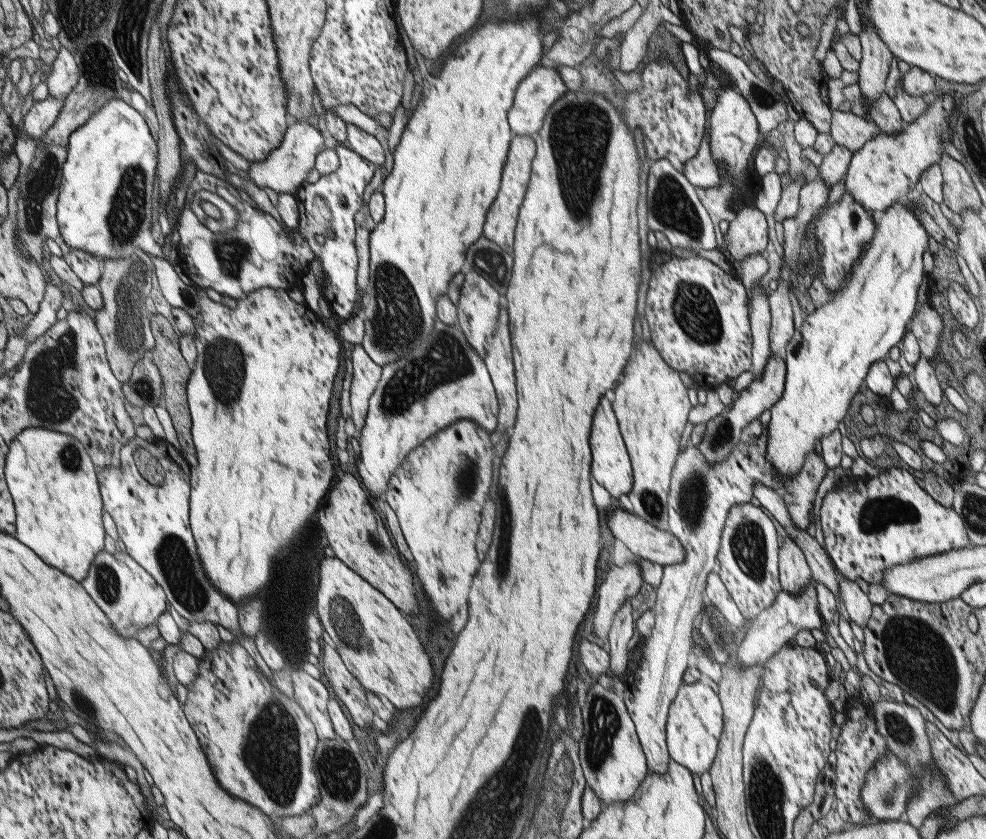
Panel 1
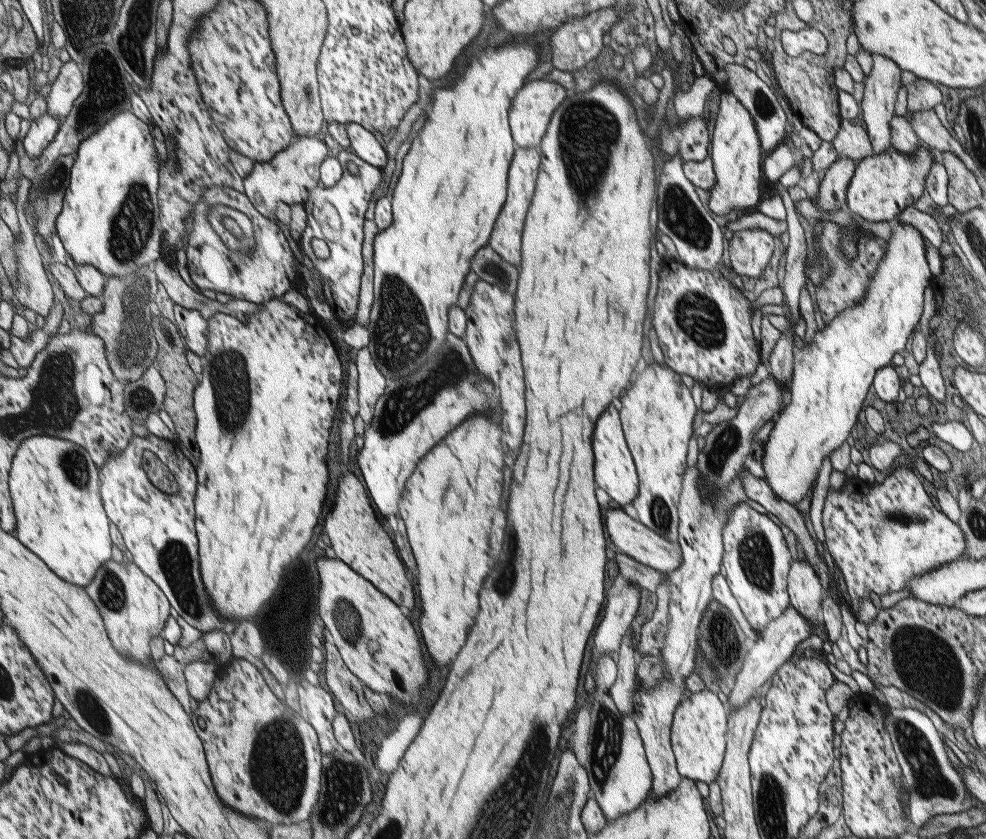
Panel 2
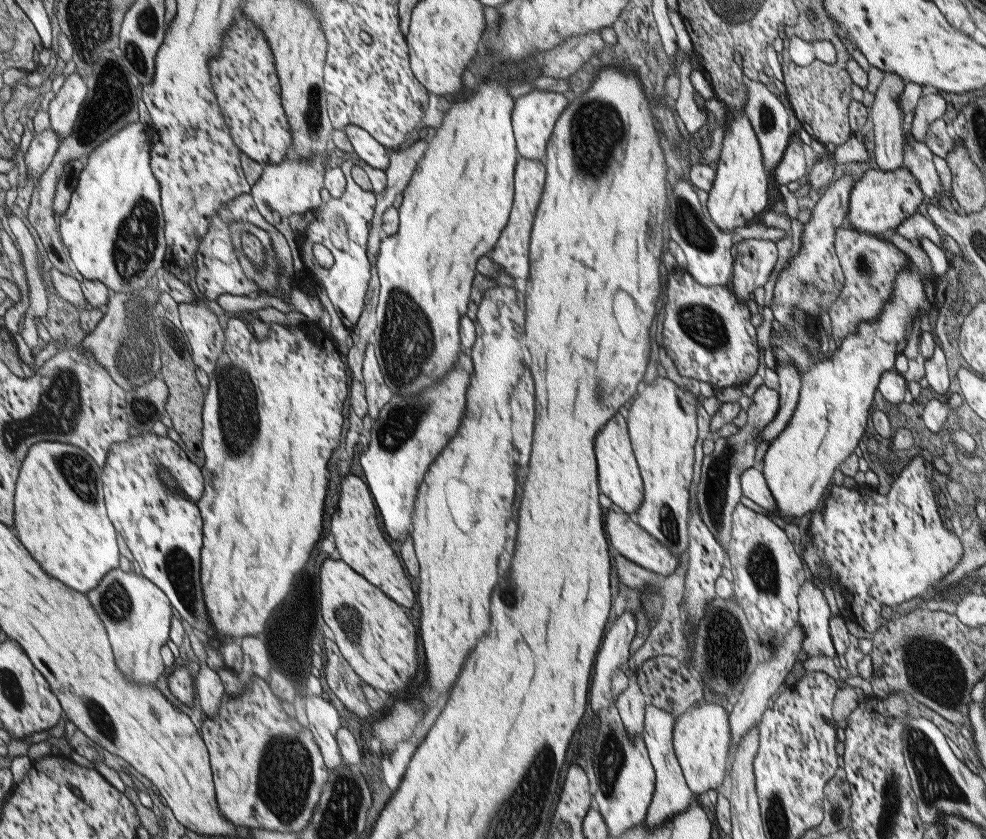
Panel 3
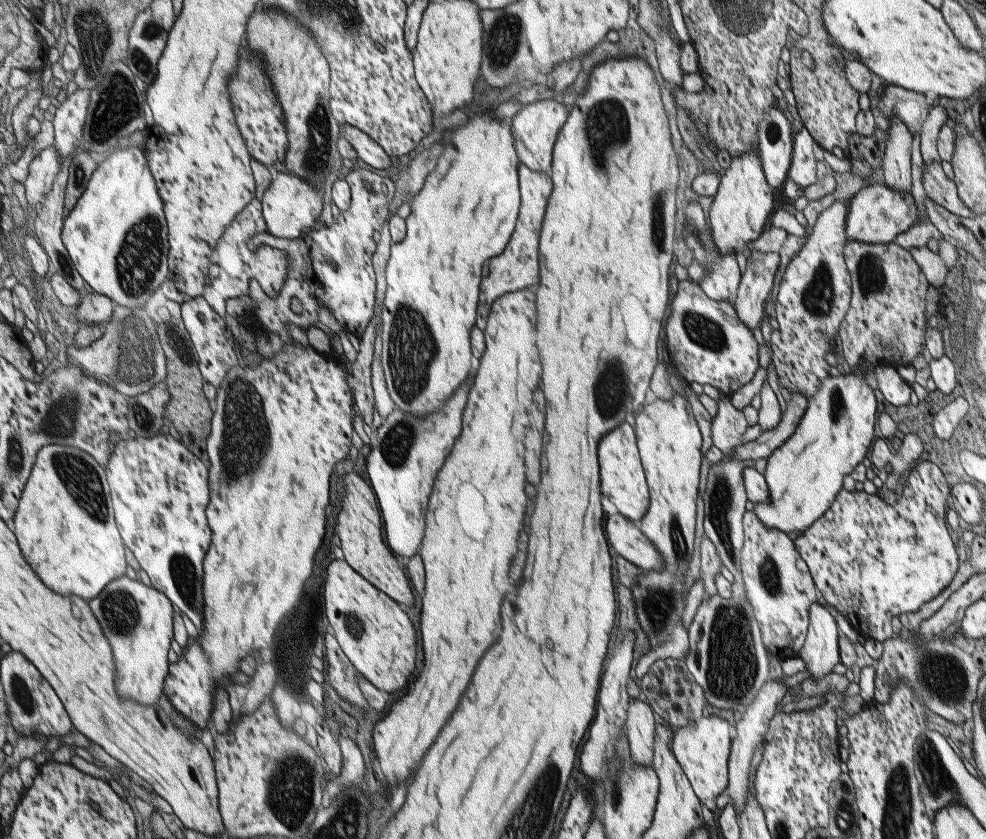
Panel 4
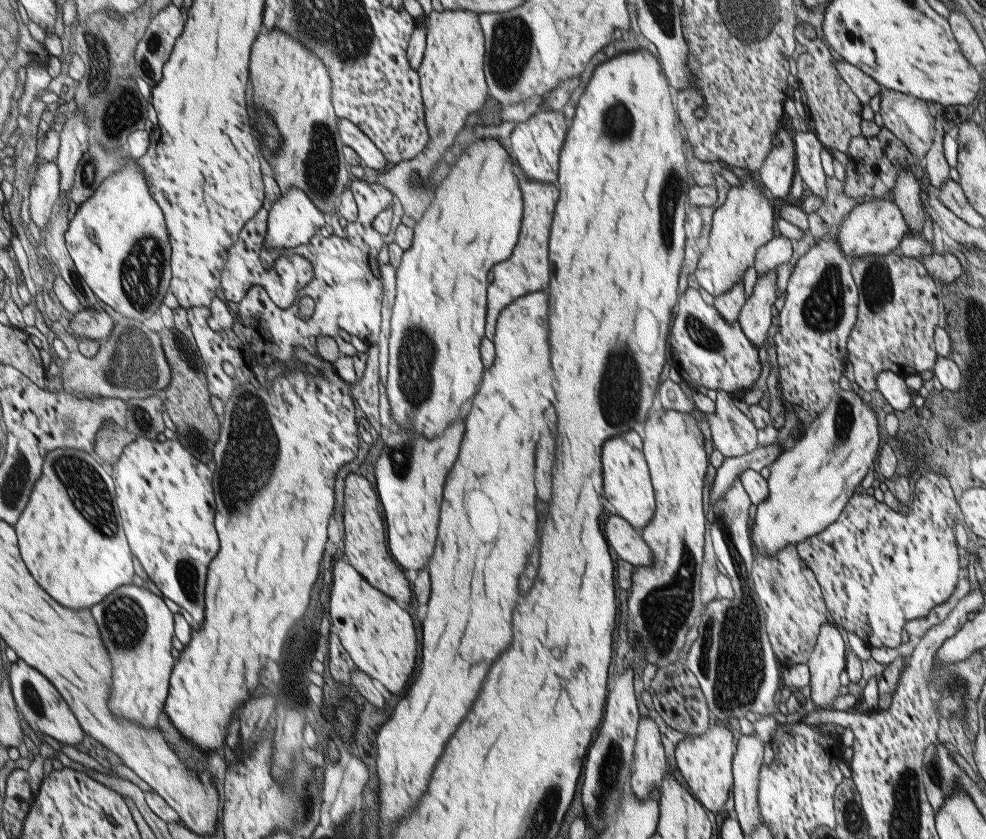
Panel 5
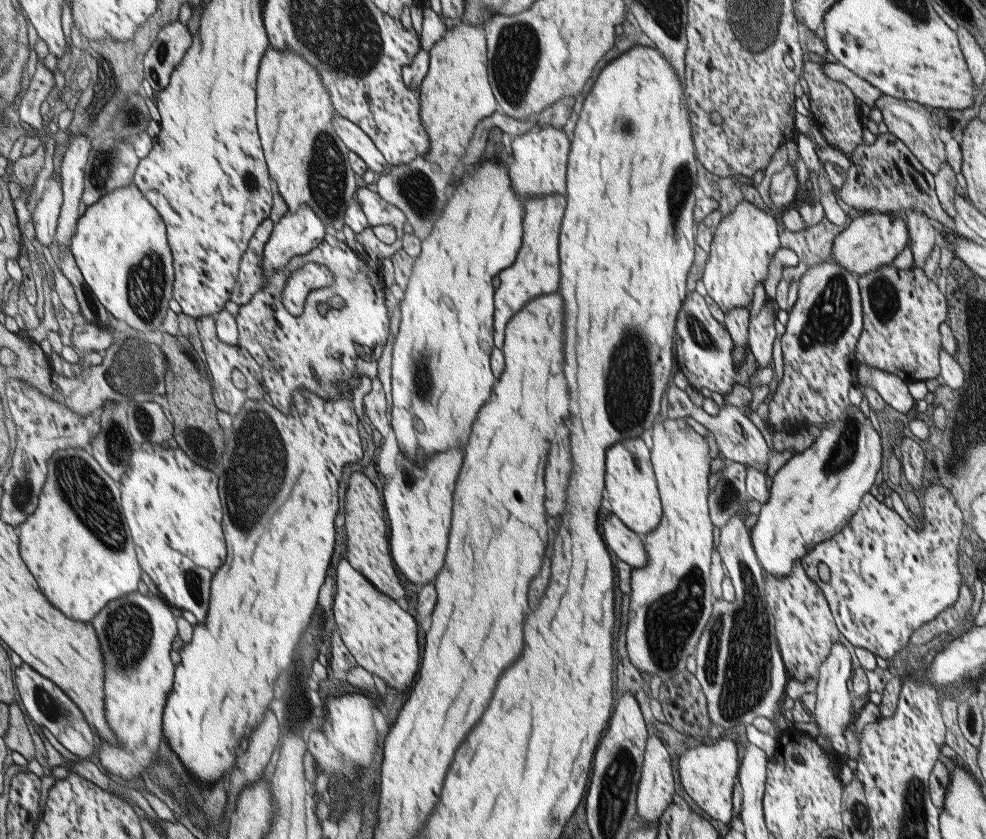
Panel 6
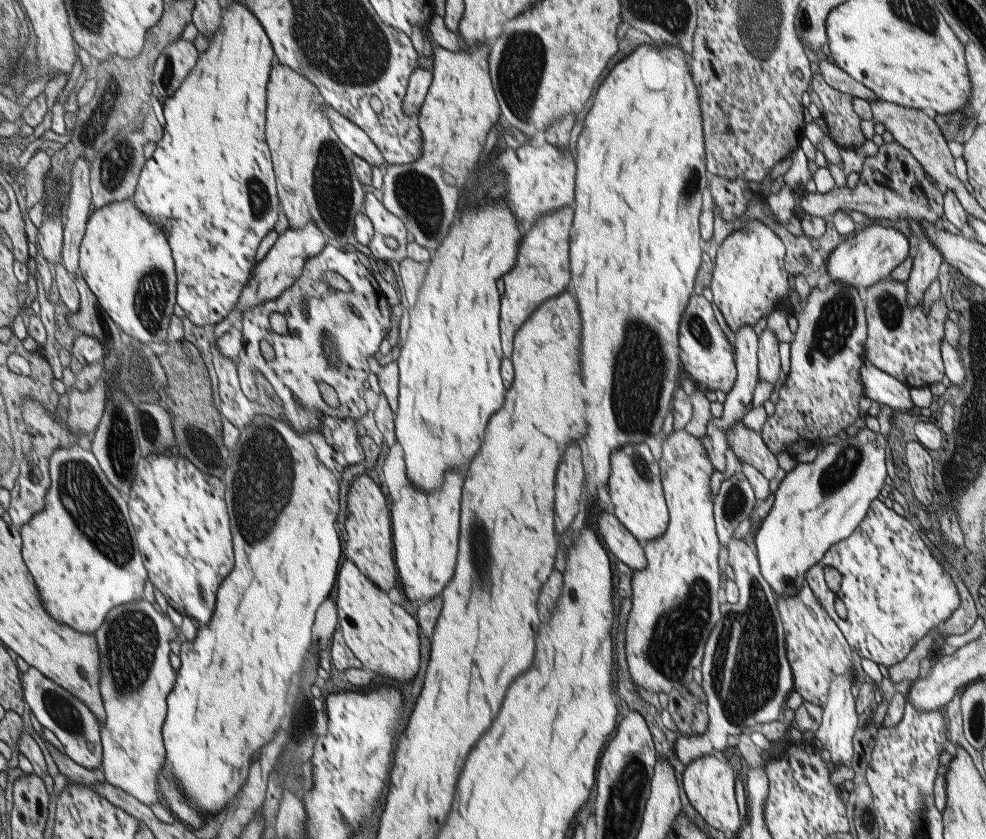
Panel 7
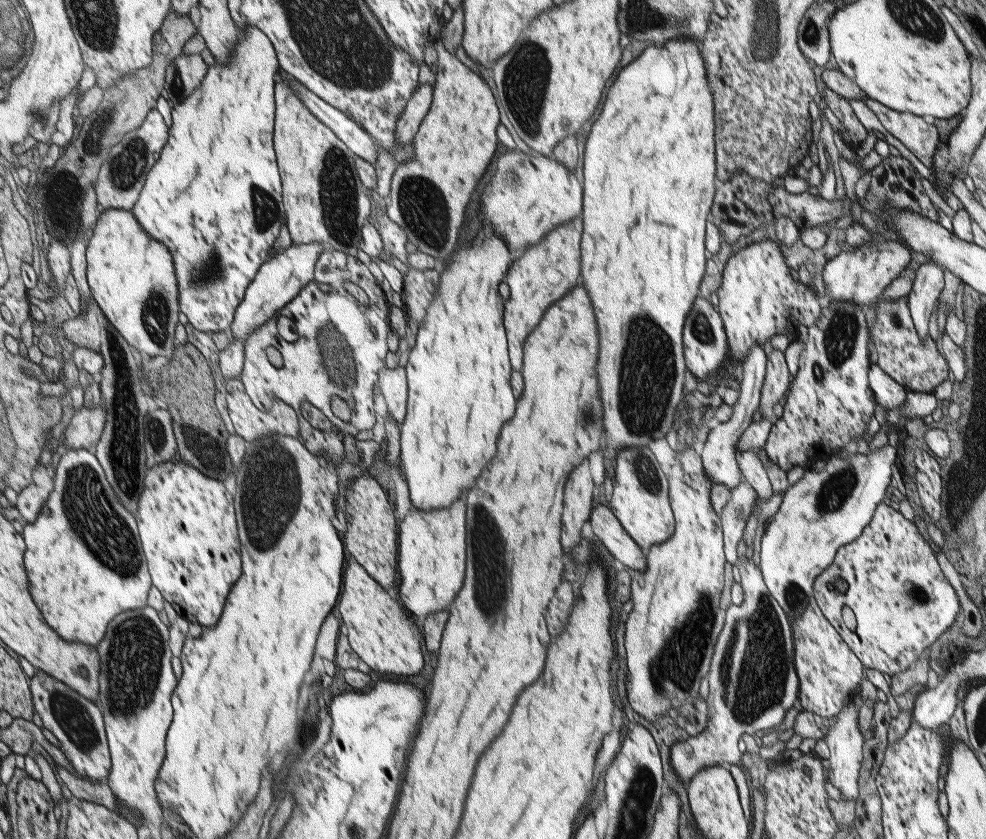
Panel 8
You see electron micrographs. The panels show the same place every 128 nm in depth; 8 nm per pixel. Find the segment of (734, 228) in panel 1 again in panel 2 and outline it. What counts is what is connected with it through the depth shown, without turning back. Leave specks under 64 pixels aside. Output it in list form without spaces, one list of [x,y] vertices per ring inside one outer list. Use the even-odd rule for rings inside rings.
[[[734,230],[729,241],[730,264],[740,276],[760,278],[770,262],[775,237],[766,230]]]

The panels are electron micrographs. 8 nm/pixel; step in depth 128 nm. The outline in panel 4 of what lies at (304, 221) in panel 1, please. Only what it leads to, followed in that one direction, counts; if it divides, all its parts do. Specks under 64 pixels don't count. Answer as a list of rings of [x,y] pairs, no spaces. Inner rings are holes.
[[[356,165],[350,169],[345,177],[351,188],[351,199],[348,209],[342,210],[334,224],[327,226],[321,224],[321,228],[314,228],[308,233],[308,238],[302,236],[300,240],[280,238],[270,232],[258,233],[248,242],[252,251],[258,250],[262,245],[270,245],[280,250],[285,250],[290,256],[290,275],[286,279],[286,285],[278,297],[261,292],[261,283],[252,279],[251,287],[254,304],[258,308],[260,320],[266,324],[266,330],[273,331],[281,337],[284,330],[290,331],[290,324],[302,325],[310,330],[314,322],[321,321],[320,309],[328,307],[339,321],[356,336],[364,333],[366,325],[374,315],[376,294],[376,276],[373,268],[372,255],[376,251],[374,230],[380,232],[380,224],[384,220],[386,204],[394,197],[395,184],[393,177],[380,176],[374,171],[360,168]],[[364,180],[370,183],[372,191],[364,185]],[[331,262],[335,263],[332,266]],[[294,300],[303,303],[304,312],[298,314],[292,308]]]

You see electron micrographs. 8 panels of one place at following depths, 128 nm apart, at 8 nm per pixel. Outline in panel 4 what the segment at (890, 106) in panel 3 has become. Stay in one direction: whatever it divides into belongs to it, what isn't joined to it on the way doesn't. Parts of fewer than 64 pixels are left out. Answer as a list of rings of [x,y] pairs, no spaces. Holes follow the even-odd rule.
[[[896,115],[890,117],[889,125],[886,150],[882,159],[884,166],[881,168],[884,183],[896,191],[910,193],[912,192],[910,156],[913,136],[910,129]]]

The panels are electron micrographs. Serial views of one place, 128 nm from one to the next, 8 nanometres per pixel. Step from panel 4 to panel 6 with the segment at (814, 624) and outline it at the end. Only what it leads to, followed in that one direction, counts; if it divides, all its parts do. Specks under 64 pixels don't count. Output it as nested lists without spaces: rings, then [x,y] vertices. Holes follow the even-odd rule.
[[[840,641],[832,643],[832,649],[828,653],[828,657],[820,663],[818,669],[818,686],[816,688],[816,710],[813,716],[819,728],[819,734],[823,734],[830,739],[833,750],[838,756],[846,752],[845,732],[848,726],[852,726],[855,718],[854,712],[850,712],[852,707],[852,697],[848,690],[848,680],[852,678],[853,669],[852,661],[850,660],[850,652],[846,646]]]

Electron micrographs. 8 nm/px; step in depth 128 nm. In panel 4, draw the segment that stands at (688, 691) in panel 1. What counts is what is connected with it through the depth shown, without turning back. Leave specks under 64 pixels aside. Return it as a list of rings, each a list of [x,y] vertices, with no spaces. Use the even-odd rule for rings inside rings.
[[[702,716],[684,727],[674,729],[672,753],[680,763],[684,774],[688,777],[696,796],[705,804],[706,800],[714,800],[728,784],[728,754],[730,752],[730,724],[720,716]]]

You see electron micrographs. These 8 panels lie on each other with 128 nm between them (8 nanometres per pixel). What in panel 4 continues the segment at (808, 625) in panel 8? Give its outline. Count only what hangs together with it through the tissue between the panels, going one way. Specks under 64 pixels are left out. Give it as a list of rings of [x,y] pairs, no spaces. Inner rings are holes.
[[[747,510],[742,517],[744,543],[740,571],[746,596],[754,608],[754,616],[762,632],[762,642],[778,660],[796,657],[806,641],[810,623],[810,605],[818,603],[816,586],[808,566],[785,532],[766,527],[754,511]]]

